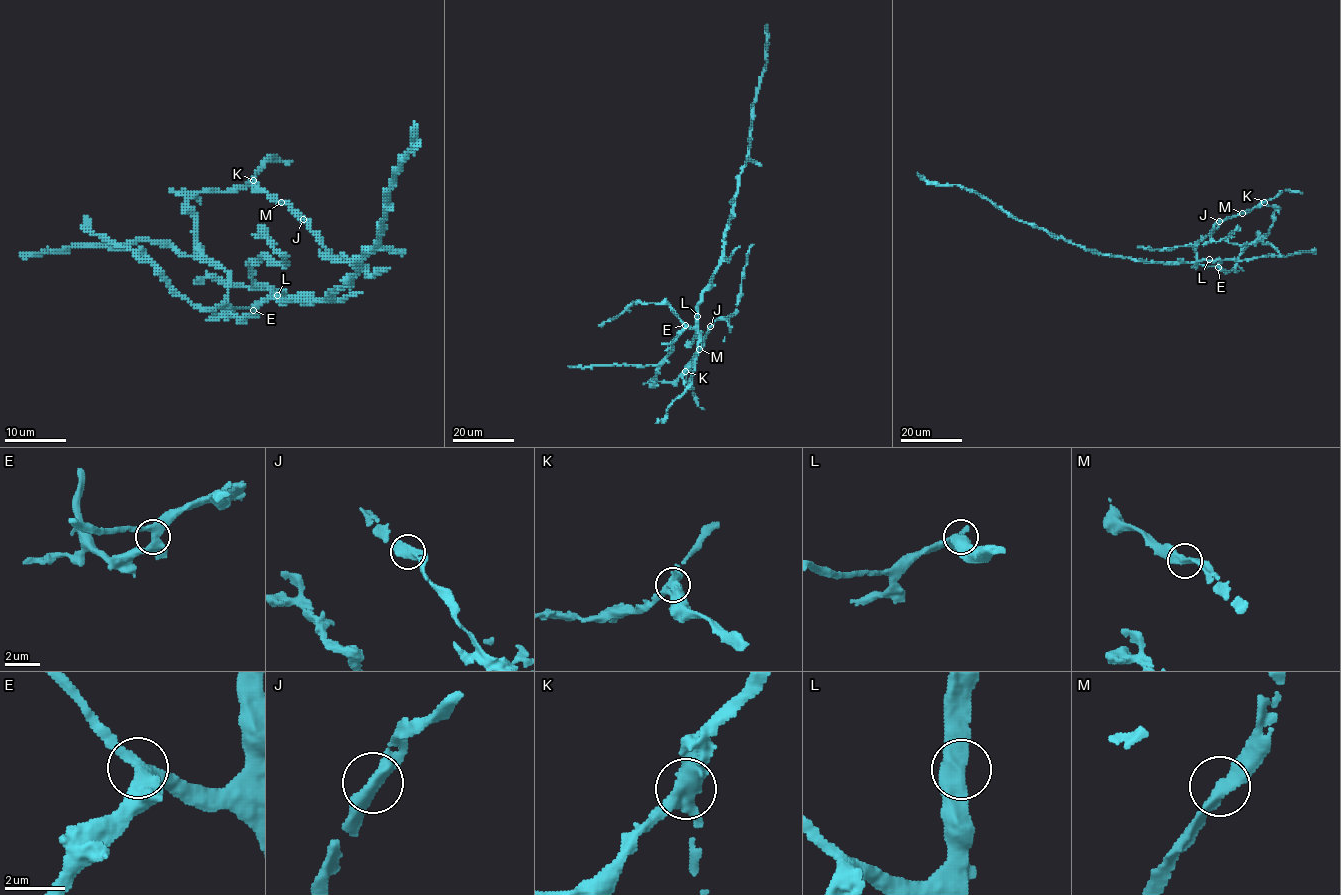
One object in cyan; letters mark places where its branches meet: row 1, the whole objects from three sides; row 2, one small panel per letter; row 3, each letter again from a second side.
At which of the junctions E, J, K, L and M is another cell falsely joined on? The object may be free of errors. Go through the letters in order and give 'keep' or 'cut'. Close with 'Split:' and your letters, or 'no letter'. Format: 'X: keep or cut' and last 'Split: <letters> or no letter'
E: keep
J: keep
K: keep
L: keep
M: keep
Split: no letter

